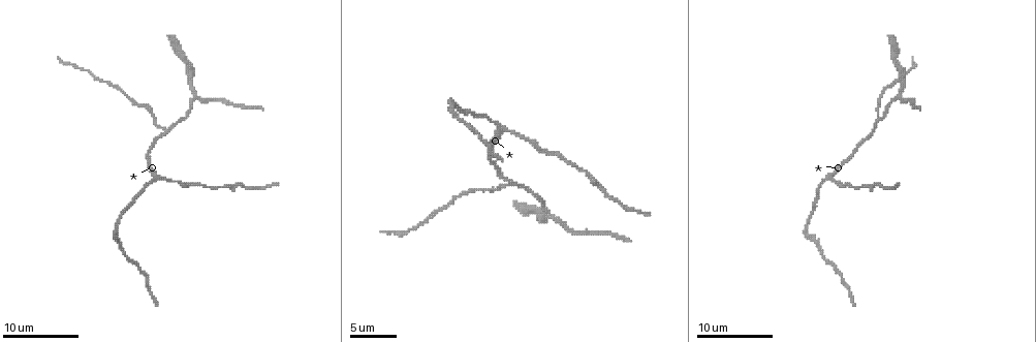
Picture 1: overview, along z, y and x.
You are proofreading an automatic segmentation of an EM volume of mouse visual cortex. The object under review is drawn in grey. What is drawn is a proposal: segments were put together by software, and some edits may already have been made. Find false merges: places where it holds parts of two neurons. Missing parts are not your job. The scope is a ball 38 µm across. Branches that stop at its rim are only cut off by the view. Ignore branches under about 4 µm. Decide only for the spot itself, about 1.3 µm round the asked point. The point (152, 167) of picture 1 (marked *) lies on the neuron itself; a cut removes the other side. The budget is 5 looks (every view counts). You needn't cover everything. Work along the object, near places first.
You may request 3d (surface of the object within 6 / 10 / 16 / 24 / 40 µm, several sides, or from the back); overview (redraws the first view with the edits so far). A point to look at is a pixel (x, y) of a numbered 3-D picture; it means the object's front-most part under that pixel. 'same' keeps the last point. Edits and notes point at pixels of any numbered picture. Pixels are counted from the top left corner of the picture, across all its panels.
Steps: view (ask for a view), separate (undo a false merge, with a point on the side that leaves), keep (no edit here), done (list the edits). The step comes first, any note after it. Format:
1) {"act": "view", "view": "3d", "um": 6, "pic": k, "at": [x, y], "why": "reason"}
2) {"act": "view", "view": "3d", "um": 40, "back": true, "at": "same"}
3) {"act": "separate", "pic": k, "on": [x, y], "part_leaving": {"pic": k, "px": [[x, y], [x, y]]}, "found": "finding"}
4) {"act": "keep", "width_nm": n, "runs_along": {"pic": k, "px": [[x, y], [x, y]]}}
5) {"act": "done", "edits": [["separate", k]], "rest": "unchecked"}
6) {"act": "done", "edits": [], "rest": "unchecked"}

{"act": "view", "view": "3d", "um": 10, "pic": 1, "at": [826, 179], "why": "arms part here"}

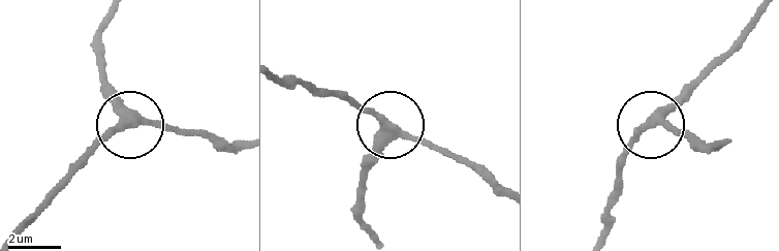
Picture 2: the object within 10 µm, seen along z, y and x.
{"act": "keep", "side_arm_um": 20, "arms": 3, "found": "continuous, no second neuron"}

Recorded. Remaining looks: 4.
{"act": "view", "view": "3d", "um": 6, "pic": 1, "at": [602, 190], "why": "thick turns thin"}

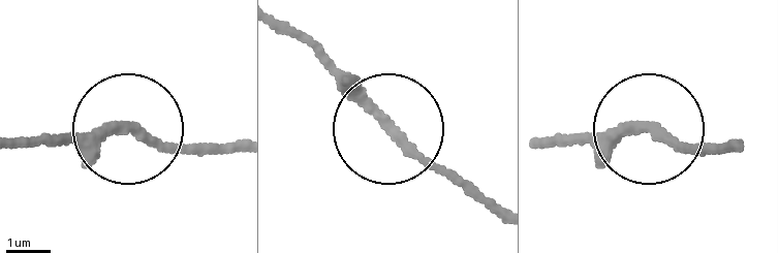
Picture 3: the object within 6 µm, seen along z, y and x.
{"act": "keep", "runs_along": {"pic": 3, "px": [[540, 143], [655, 131], [741, 143]]}, "found": "continuous, no second neuron"}

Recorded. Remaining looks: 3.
{"act": "view", "view": "3d", "um": 16, "pic": 1, "at": [195, 96], "why": "arms part here"}

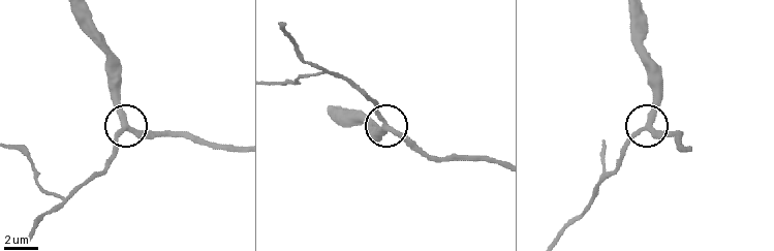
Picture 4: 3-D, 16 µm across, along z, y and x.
{"act": "keep", "runs_along": {"pic": 4, "px": [[29, 234], [101, 173], [125, 127], [117, 89], [107, 79]]}, "found": "continuous, no second neuron"}

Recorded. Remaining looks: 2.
{"act": "done", "edits": [], "rest": "unchecked"}

